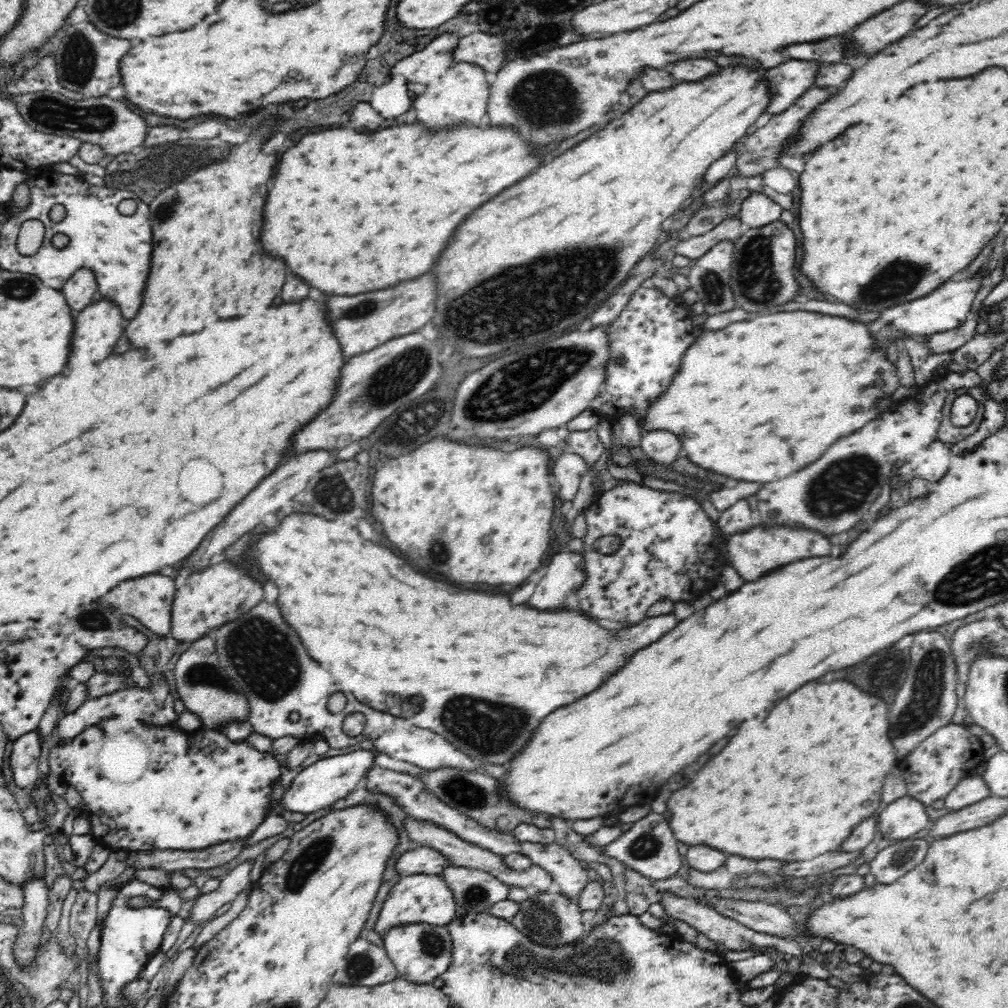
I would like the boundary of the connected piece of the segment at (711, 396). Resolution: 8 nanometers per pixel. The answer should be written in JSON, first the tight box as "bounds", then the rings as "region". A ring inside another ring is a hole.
{"bounds":[639,312,899,484],"region":[[[814,312],[765,313],[757,315],[747,322],[730,324],[723,330],[704,330],[682,354],[680,370],[676,370],[668,388],[646,407],[641,418],[642,422],[639,422],[640,433],[644,436],[652,433],[652,430],[668,430],[668,432],[676,434],[680,438],[682,452],[688,462],[694,462],[701,469],[711,470],[727,478],[759,484],[780,480],[790,473],[803,469],[810,462],[814,462],[826,452],[834,441],[866,426],[879,415],[878,411],[874,409],[876,400],[891,396],[899,386],[897,372],[888,363],[886,355],[885,351],[876,349],[864,324],[852,324],[844,318],[832,318],[832,316],[814,314]]]}

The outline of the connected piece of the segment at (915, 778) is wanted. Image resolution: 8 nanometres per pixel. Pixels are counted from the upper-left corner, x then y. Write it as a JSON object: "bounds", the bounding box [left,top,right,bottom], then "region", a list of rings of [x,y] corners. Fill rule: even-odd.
{"bounds":[899,722,984,806],"region":[[[952,722],[942,726],[899,761],[907,796],[924,806],[946,798],[960,780],[973,775],[976,767],[984,761],[983,751],[979,738],[972,735],[964,724]]]}

